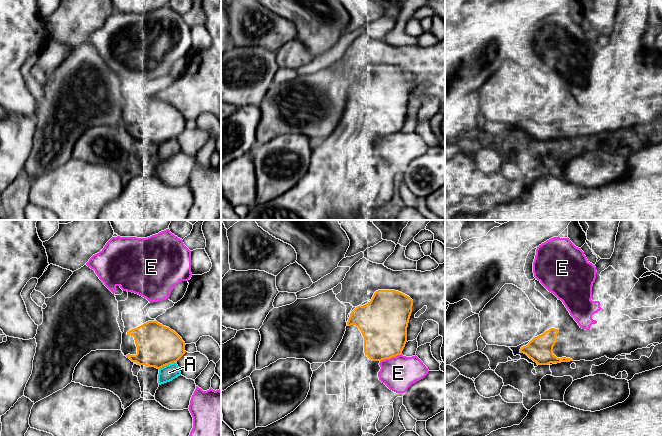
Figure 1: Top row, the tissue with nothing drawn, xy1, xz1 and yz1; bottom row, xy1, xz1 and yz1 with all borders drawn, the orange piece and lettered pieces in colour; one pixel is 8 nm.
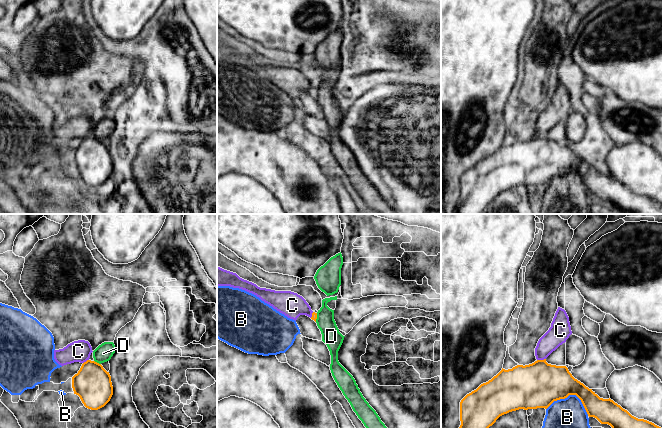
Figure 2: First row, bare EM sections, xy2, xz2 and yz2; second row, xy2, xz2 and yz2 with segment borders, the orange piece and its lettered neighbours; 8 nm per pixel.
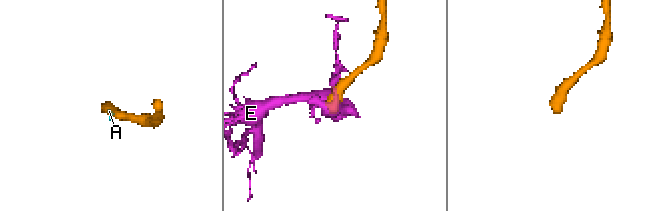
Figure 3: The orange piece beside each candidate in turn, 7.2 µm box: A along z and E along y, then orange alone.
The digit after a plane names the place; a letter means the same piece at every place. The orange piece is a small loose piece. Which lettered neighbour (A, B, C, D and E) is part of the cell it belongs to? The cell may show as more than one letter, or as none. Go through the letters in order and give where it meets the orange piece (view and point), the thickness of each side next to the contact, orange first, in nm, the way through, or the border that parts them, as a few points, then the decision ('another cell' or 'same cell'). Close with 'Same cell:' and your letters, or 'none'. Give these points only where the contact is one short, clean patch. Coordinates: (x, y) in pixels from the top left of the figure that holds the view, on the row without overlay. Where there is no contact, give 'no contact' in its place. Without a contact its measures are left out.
A: meets orange in xy1 at (167, 140); 340 nm thick on the orange side, 130 nm on the other; border along xy1 (175, 137), (159, 145); another cell
B: meets orange in yz2 at (571, 170); 340 nm thick on the orange side, 360 nm on the other; another cell
C: meets orange in yz2 at (541, 136); 360 nm thick on the orange side, 160 nm on the other; border along yz2 (545, 134), (537, 136); another cell
D: meets orange in xy2 at (96, 138); 300 nm thick on the orange side, 140 nm on the other; another cell
E: meets orange in xz1 at (390, 133); 360 nm thick on the orange side, 280 nm on the other; border along xz1 (401, 129), (380, 137); another cell
Same cell: none

